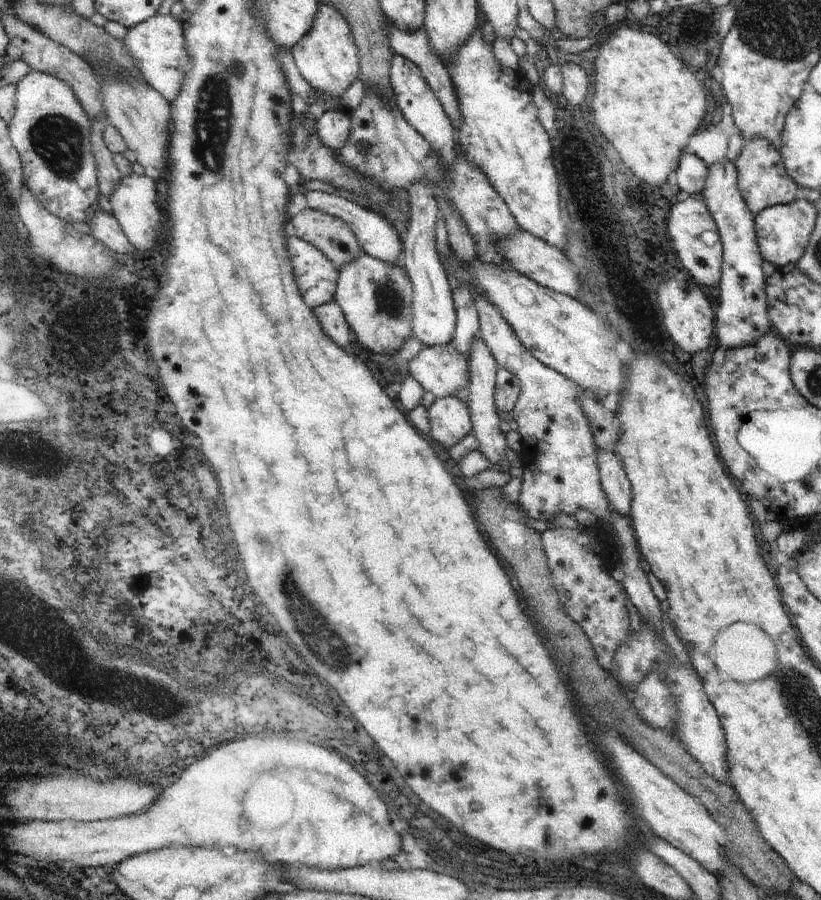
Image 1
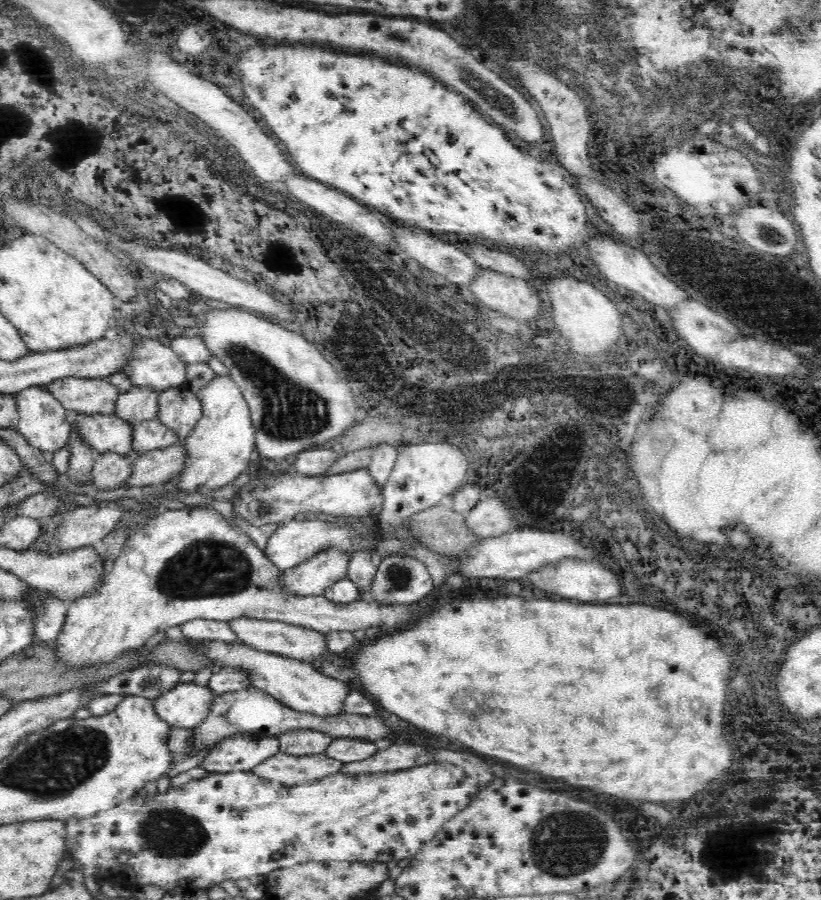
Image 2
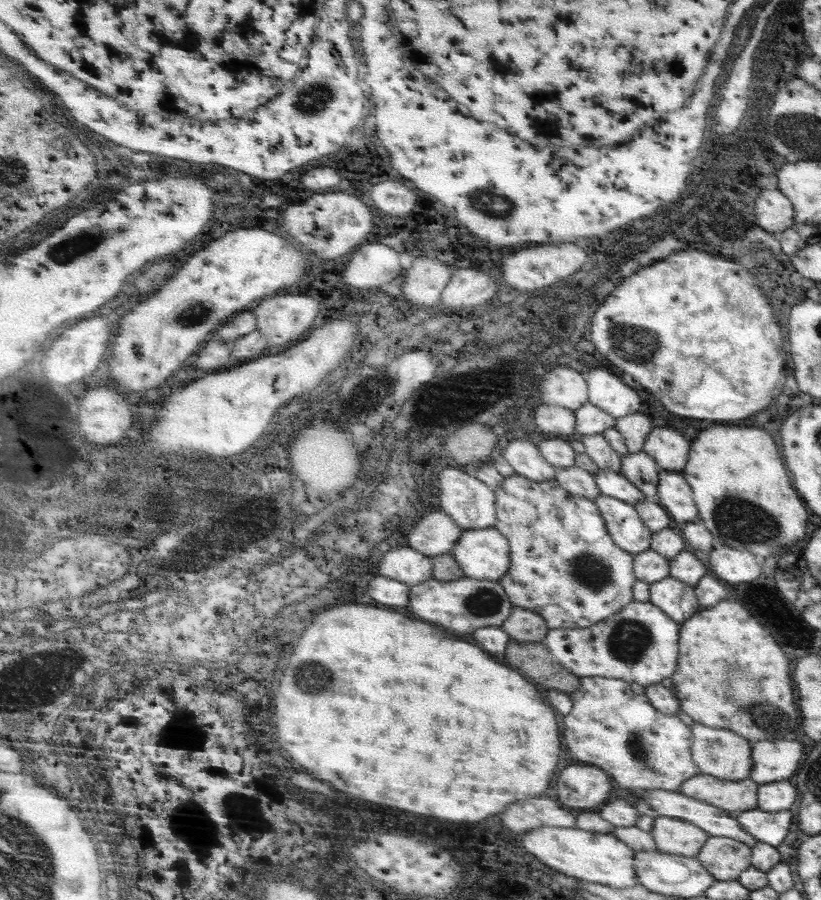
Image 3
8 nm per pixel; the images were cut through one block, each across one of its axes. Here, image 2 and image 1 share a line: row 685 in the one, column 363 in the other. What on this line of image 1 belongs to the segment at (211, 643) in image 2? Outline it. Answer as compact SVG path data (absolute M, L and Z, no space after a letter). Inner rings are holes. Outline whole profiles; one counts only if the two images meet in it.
M361 252L359 256L355 256L353 260L349 260L341 268L341 282L339 282L339 288L337 288L337 304L341 306L347 322L351 324L357 340L361 342L361 346L373 358L379 356L381 352L399 350L401 344L405 342L403 338L407 338L409 334L413 336L413 330L411 330L411 318L413 318L413 284L411 284L411 278L409 278L409 274L407 274L405 268L395 268L395 272L393 272L387 264L383 264L379 260L373 260L369 254Z

